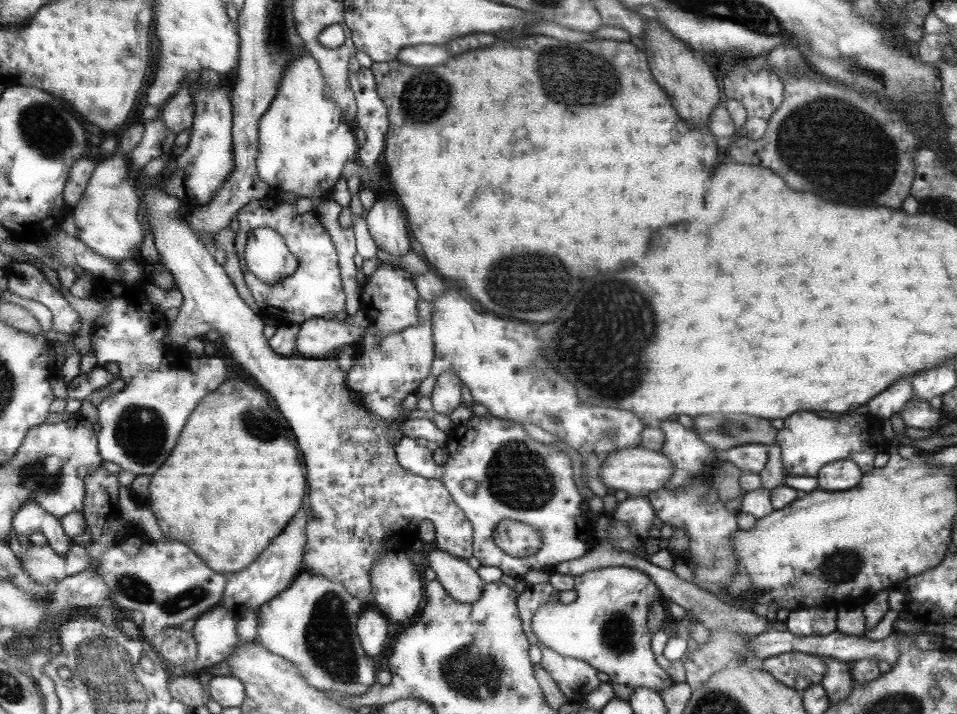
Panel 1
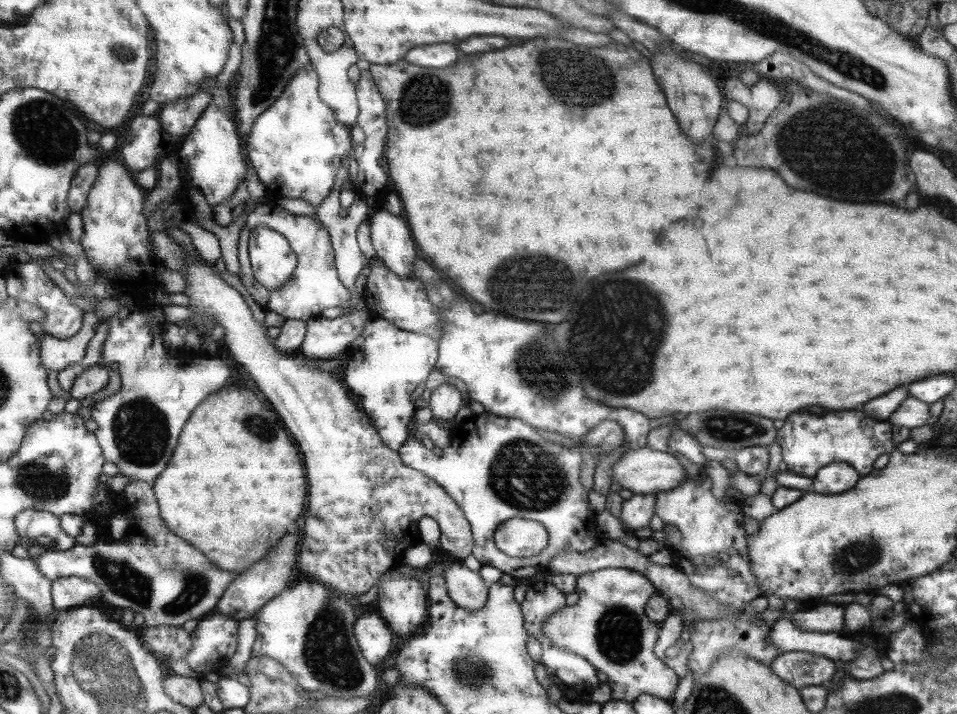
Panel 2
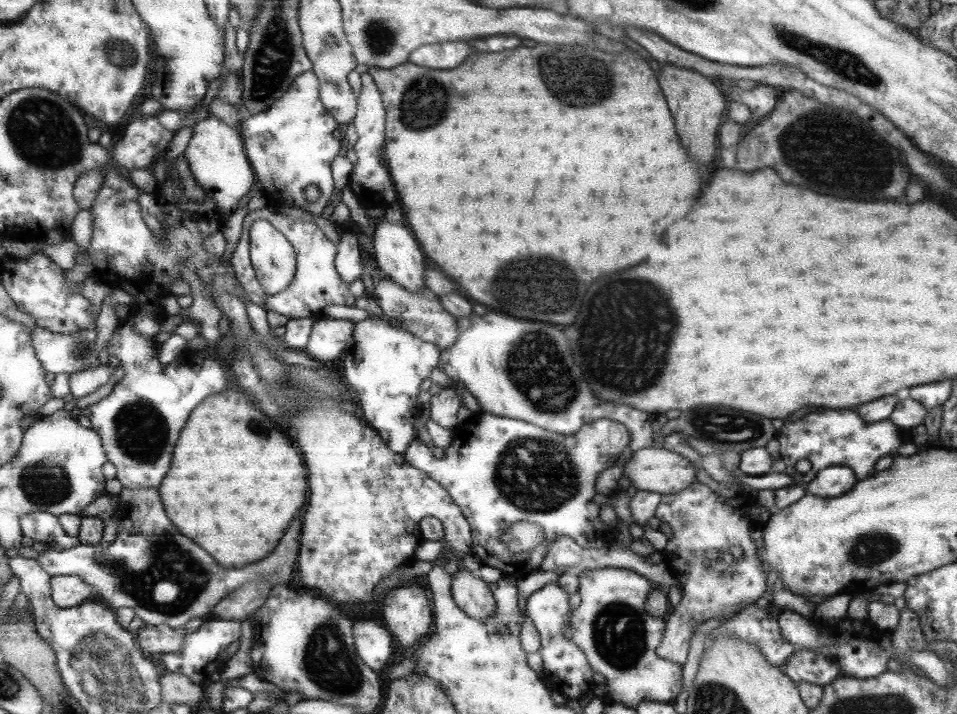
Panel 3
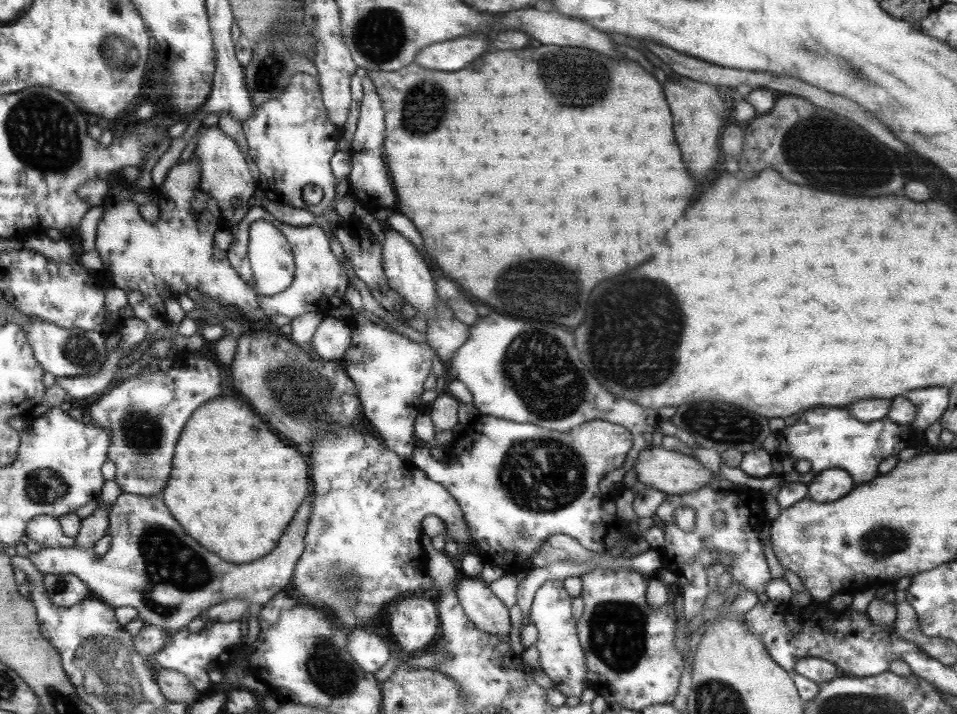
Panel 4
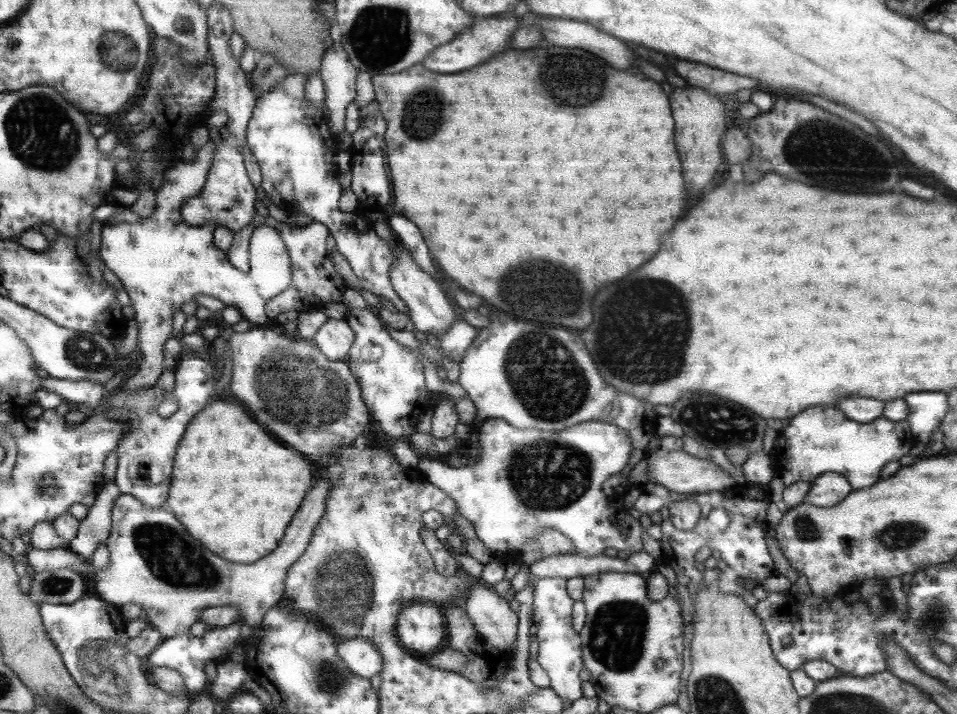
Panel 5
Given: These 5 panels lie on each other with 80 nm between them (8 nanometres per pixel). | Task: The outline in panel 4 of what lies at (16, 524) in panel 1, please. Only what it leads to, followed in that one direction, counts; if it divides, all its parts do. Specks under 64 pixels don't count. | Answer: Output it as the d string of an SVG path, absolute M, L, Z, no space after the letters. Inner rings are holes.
M41 515L32 518L26 528L26 538L41 543L41 548L71 548L76 538L67 536L57 517Z

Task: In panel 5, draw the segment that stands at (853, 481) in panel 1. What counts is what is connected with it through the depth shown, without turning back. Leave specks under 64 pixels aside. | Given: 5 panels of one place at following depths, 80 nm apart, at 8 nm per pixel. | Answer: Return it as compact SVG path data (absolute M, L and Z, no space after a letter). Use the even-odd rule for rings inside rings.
M826 472L810 482L809 490L805 493L802 503L815 507L835 506L842 503L852 490L850 481L842 474Z

